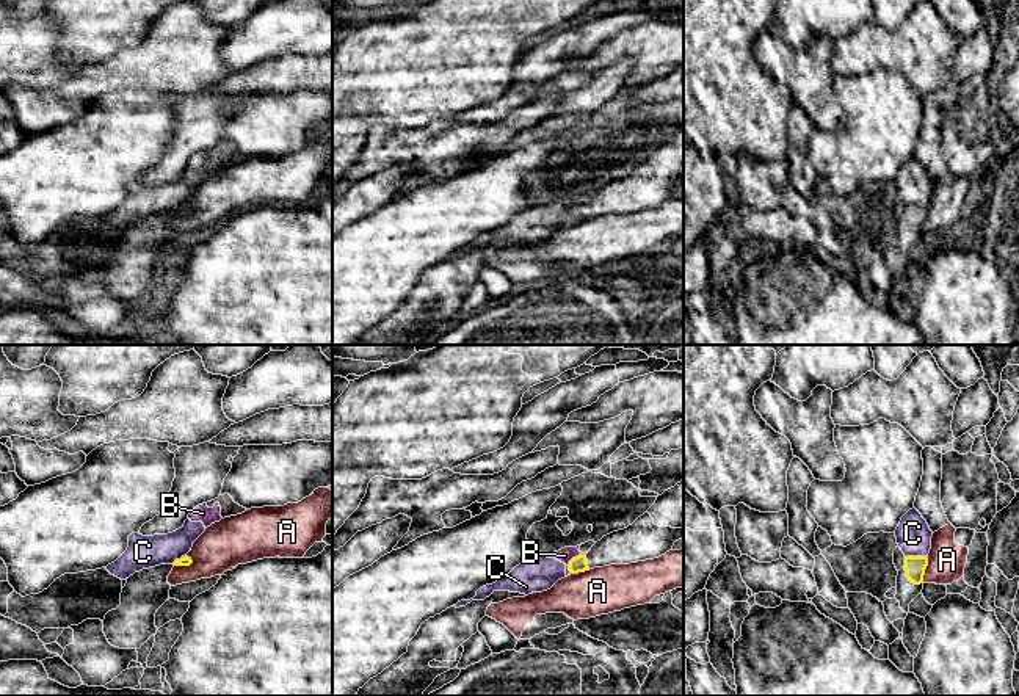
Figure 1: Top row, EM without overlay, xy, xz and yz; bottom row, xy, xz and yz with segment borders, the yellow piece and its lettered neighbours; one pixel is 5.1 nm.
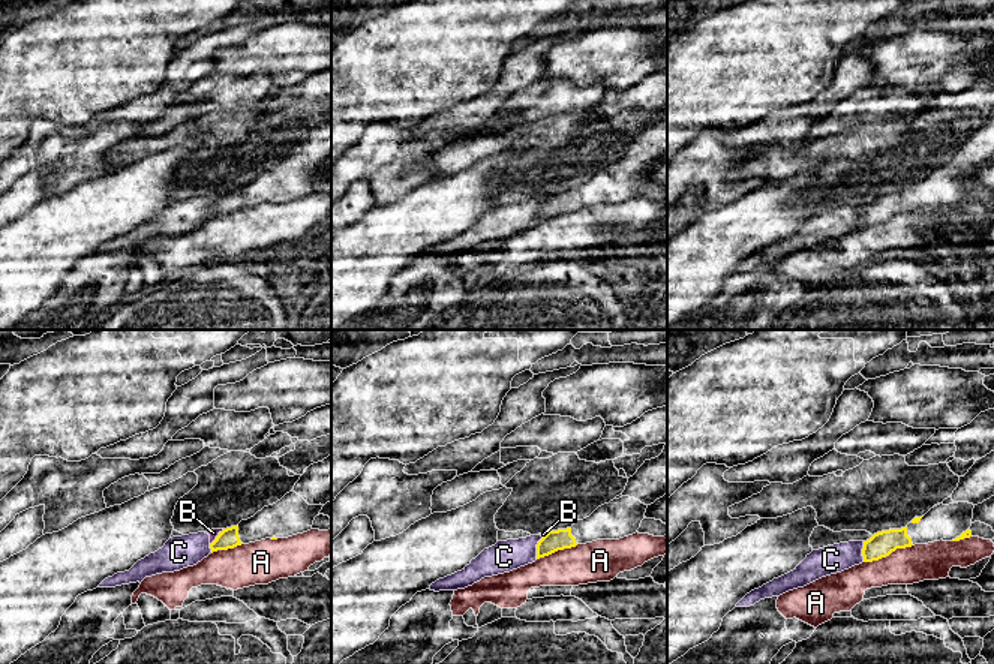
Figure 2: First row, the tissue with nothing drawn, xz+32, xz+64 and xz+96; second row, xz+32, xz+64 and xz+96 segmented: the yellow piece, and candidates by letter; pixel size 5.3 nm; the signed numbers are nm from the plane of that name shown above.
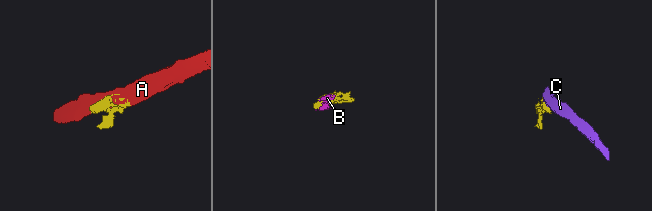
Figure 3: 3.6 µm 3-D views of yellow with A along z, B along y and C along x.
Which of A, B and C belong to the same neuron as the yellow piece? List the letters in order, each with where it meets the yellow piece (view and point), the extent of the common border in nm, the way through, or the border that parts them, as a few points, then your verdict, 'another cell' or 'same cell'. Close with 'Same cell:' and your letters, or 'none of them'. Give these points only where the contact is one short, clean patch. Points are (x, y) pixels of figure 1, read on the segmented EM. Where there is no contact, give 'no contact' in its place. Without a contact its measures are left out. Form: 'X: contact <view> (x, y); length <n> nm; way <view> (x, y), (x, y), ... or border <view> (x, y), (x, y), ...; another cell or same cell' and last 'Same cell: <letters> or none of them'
A: contact yz (924, 569); length 140 nm; another cell
B: contact xz (571, 560); length 130 nm; border xz (585, 554), (579, 554), (569, 561), (569, 572); another cell
C: contact yz (916, 557); length 110 nm; border yz (905, 555), (925, 557); another cell
Same cell: none of them

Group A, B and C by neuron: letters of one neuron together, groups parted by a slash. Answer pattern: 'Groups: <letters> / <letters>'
Groups: A / B C

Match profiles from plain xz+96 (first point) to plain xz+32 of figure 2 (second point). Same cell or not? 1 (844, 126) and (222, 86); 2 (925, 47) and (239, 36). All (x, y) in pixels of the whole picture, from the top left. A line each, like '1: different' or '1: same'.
1: same
2: different

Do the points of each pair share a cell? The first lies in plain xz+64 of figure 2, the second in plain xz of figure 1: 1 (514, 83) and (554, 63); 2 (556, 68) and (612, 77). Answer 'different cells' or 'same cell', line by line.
1: same cell
2: different cells

